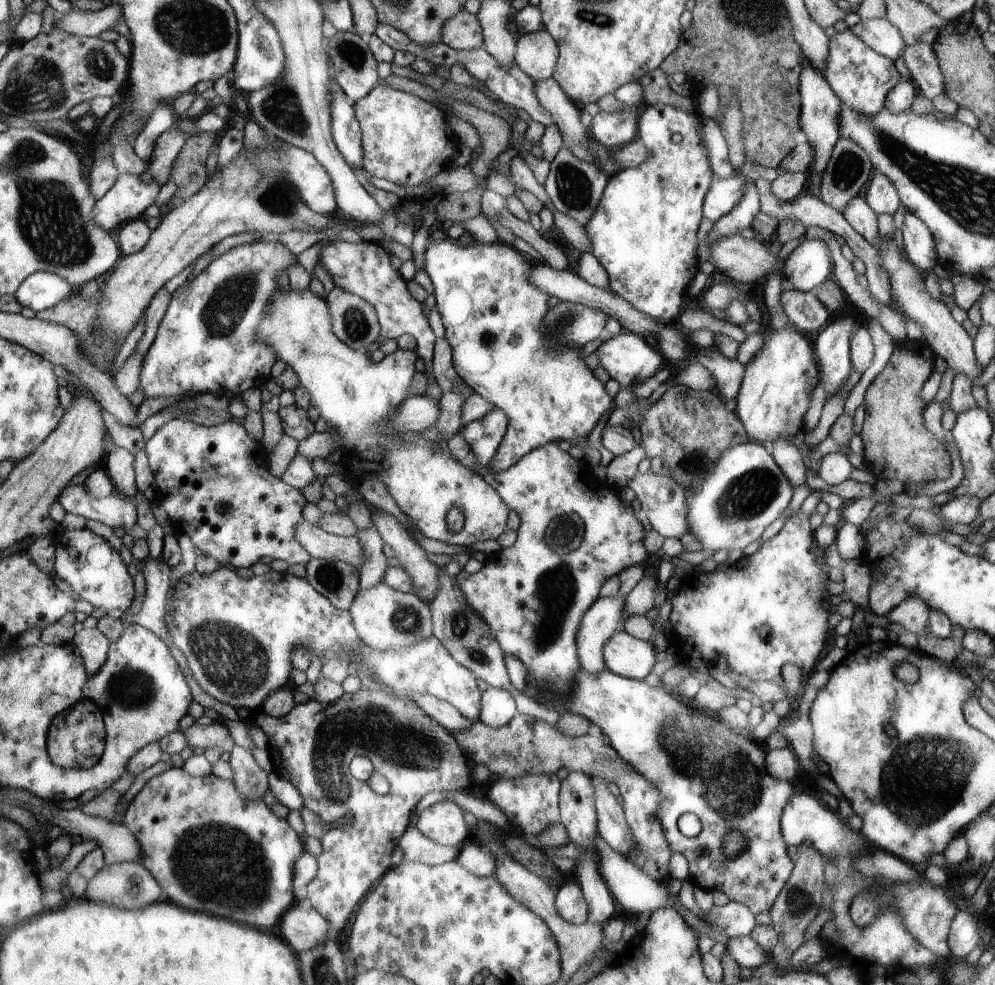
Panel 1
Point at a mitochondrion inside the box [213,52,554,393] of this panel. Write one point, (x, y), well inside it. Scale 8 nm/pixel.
(281, 107)

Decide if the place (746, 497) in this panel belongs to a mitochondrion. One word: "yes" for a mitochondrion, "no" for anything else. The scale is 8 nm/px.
yes

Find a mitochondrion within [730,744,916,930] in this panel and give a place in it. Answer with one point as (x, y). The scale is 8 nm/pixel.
(799, 901)

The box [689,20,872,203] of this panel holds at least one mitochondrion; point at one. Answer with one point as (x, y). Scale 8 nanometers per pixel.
(785, 89)

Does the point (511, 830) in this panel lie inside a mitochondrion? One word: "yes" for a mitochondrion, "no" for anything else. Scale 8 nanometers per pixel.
no

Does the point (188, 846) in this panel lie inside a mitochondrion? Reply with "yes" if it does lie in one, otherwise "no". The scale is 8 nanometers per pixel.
yes

